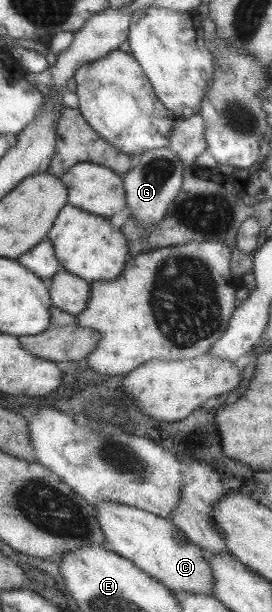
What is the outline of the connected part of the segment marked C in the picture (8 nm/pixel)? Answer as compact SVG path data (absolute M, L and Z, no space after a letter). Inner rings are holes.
M101 500L93 509L105 535L106 546L113 553L128 559L135 567L171 591L214 595L213 573L209 569L207 555L167 518L111 500Z

